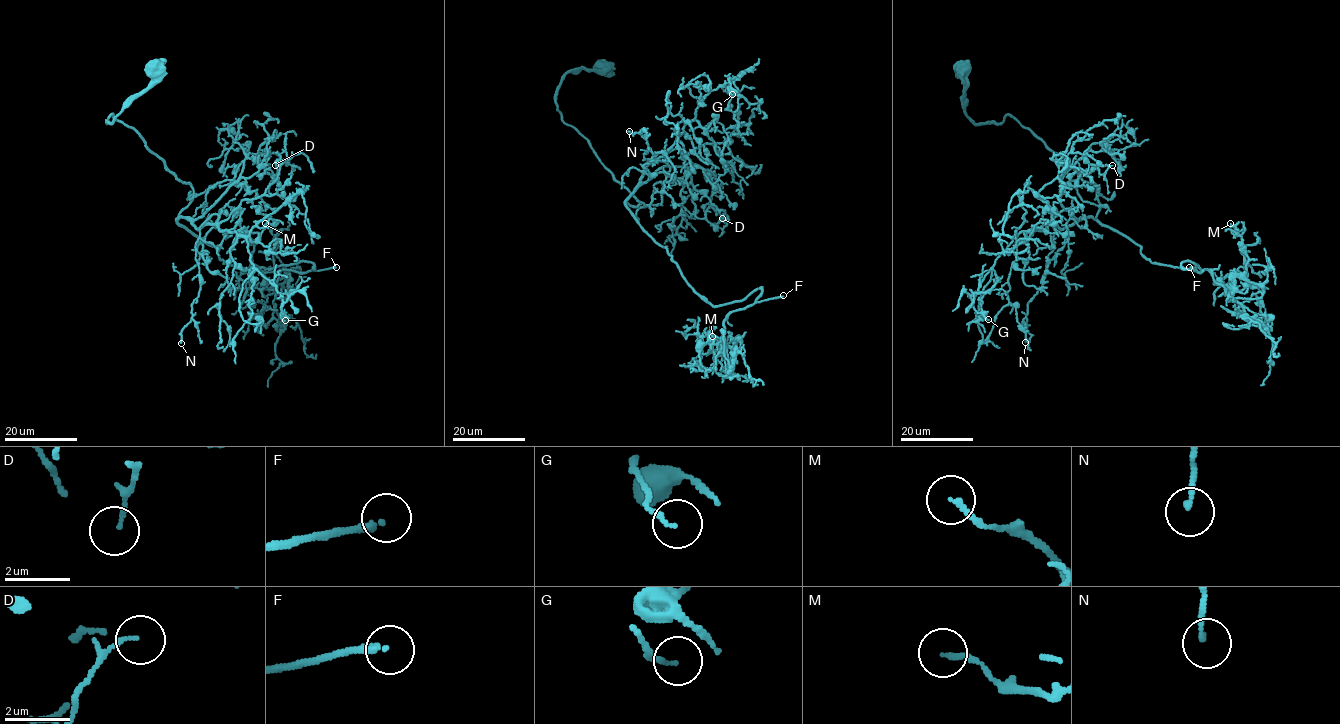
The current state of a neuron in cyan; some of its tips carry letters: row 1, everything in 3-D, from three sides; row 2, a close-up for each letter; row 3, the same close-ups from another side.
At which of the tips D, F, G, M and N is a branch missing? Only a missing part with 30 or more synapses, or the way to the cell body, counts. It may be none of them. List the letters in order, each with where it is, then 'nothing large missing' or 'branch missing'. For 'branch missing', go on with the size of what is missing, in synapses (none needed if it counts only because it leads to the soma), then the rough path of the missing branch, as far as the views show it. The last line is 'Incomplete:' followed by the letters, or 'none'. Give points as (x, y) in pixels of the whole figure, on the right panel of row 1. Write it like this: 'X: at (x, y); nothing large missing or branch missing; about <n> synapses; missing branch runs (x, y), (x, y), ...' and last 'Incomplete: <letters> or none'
D: at (1112, 165); nothing large missing
F: at (1189, 267); branch missing; about 500 synapses; missing branch runs (1189, 267), (1166, 267), (1169, 261), (1160, 261), (1168, 246), (1176, 248), (1186, 232), (1191, 232), (1189, 235)
G: at (988, 319); nothing large missing
M: at (1230, 223); nothing large missing
N: at (1025, 342); nothing large missing
Incomplete: F

